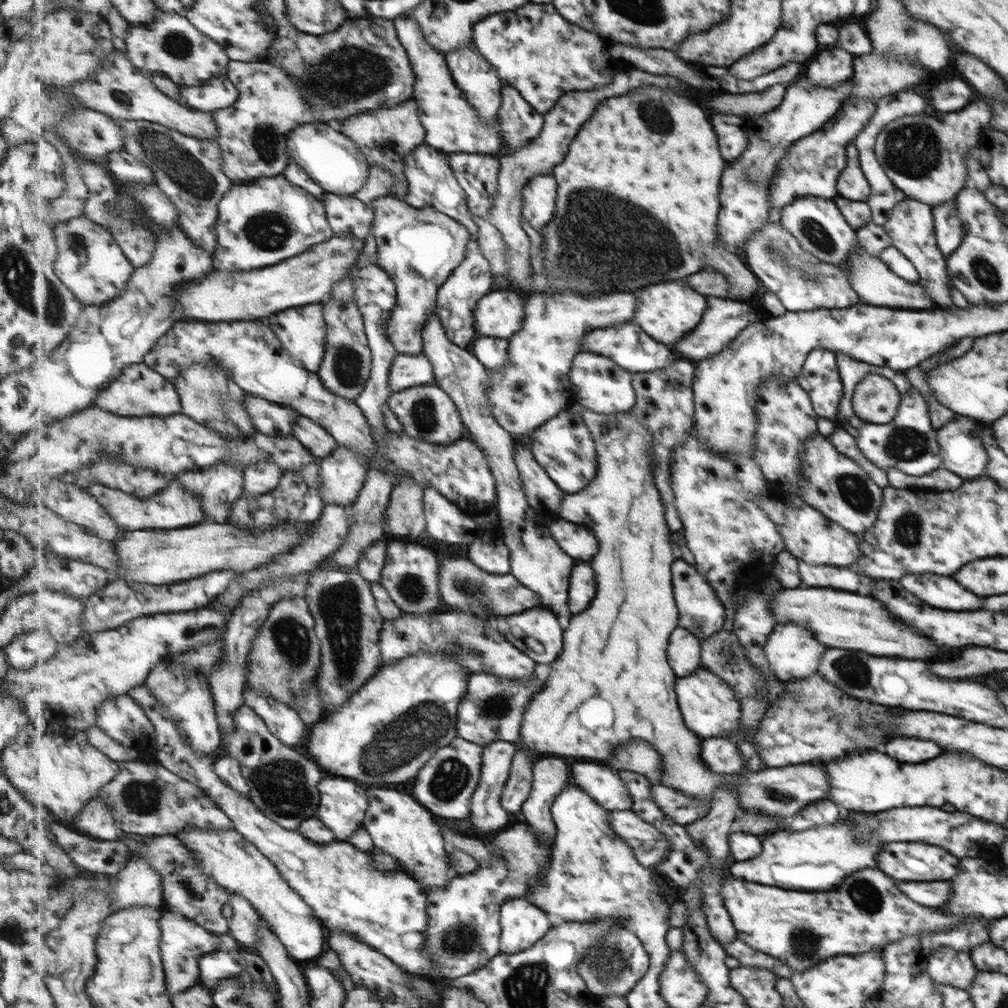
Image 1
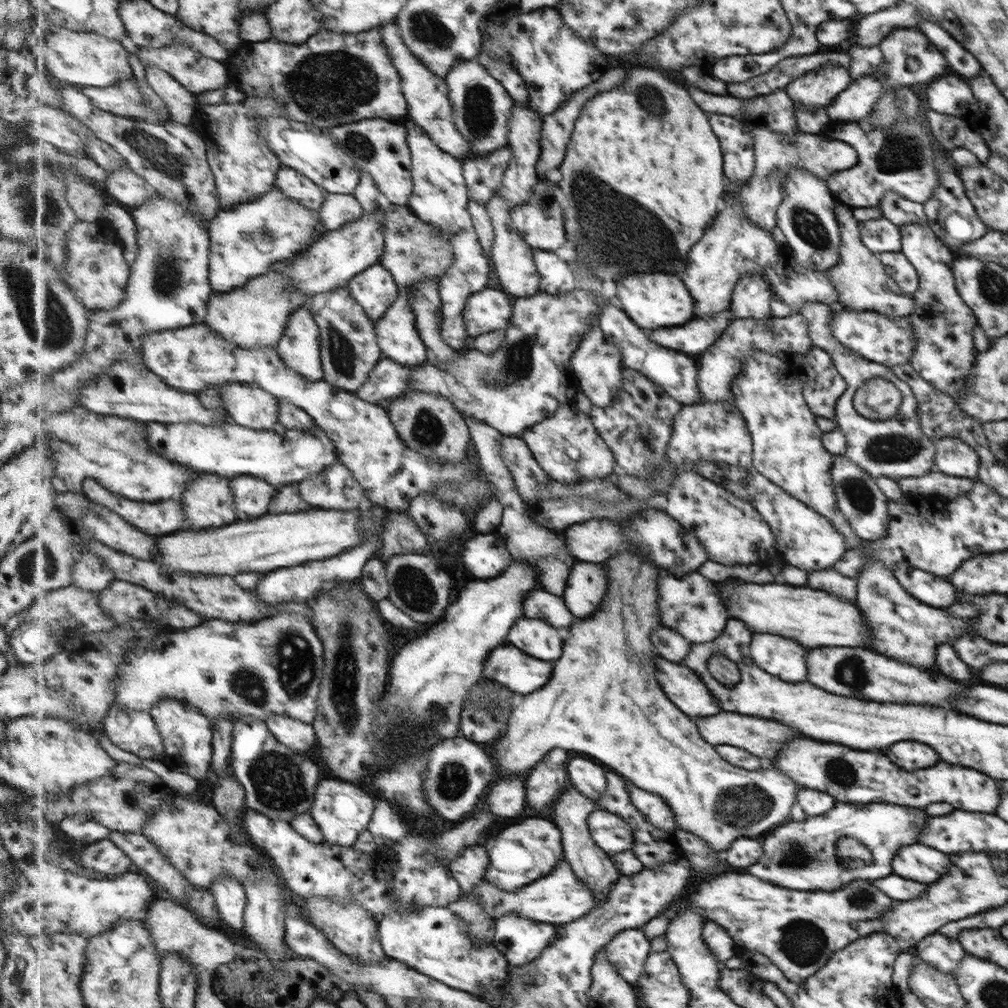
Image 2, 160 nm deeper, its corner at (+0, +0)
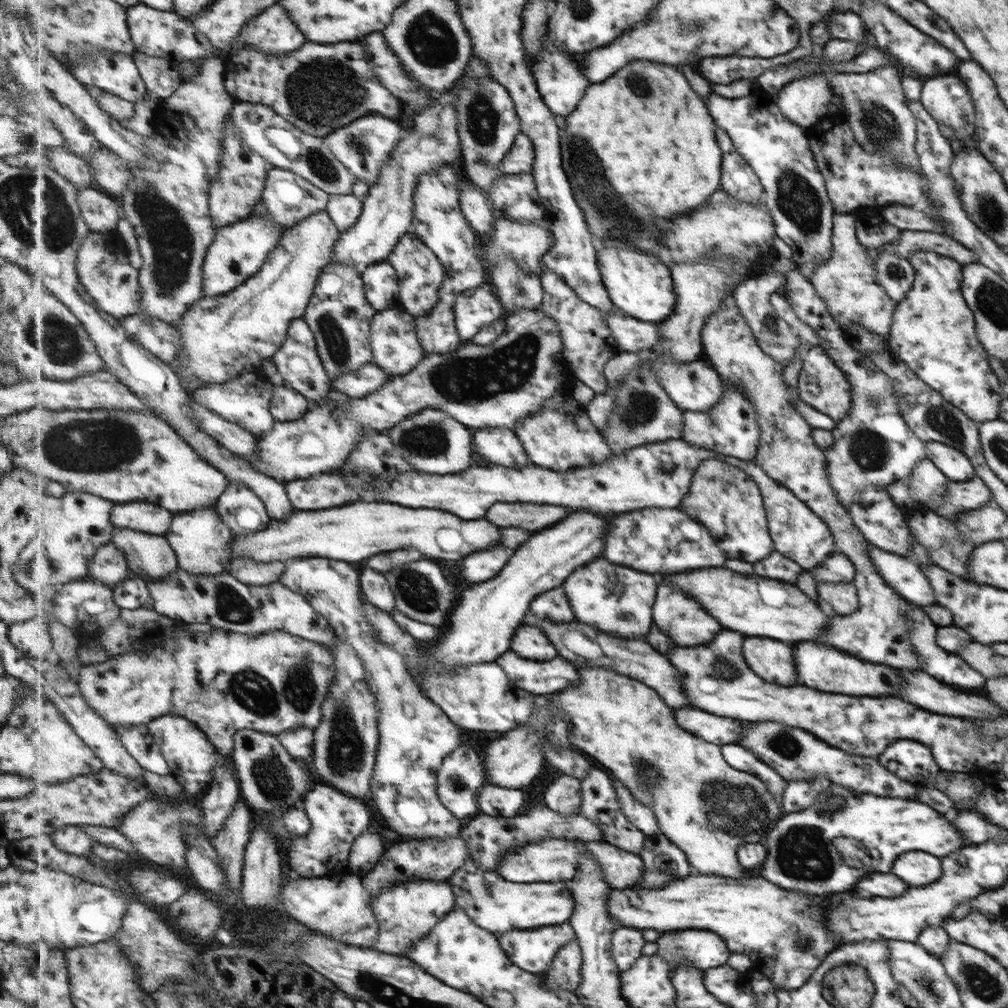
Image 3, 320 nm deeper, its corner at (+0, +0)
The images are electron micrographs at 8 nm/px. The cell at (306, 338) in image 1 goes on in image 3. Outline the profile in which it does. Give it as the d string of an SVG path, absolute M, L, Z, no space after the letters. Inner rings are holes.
M298 318L292 322L287 340L271 359L279 373L283 375L283 379L286 380L286 384L299 391L311 402L328 398L330 392L334 389L333 380L327 375L326 368L320 357L315 333L311 330L305 318Z

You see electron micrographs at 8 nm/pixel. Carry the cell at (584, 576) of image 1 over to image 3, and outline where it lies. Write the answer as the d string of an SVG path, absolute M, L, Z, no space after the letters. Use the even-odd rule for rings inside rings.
M597 560L571 574L564 589L577 620L614 636L633 639L637 636L647 638L651 632L655 623L654 604L658 598L658 588L653 574L643 574L643 571L637 572L631 567L617 566L609 560Z

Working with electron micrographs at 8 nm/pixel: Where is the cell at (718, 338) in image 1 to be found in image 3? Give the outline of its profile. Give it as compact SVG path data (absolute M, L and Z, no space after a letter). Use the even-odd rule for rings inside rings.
M620 309L614 313L605 313L605 317L610 331L623 351L642 351L654 347L660 341L657 323L633 318L622 313Z

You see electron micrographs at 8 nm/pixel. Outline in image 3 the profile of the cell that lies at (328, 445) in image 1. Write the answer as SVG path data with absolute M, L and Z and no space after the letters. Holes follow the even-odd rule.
M274 385L274 398L271 401L271 412L281 421L302 419L312 407L312 402L299 391L285 385Z

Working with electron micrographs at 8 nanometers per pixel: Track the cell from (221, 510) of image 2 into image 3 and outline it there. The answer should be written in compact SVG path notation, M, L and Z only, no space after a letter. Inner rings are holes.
M205 506L193 512L176 514L171 528L165 537L178 554L178 568L182 568L189 574L223 574L228 572L233 554L232 542L235 534L222 514L218 506Z

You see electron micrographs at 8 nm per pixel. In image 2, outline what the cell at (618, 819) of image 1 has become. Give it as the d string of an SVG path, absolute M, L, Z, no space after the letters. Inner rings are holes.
M597 808L588 818L595 843L611 856L635 850L634 829L622 815Z

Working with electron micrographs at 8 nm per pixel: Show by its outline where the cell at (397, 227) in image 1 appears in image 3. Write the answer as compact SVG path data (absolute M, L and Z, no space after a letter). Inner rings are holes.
M400 306L380 312L379 315L373 317L370 339L374 350L373 363L393 378L411 373L428 356L418 337L415 316L409 315Z

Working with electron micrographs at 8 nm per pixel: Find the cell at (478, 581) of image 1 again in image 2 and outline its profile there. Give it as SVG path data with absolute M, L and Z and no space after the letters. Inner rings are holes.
M543 588L526 594L524 612L527 618L547 618L553 626L559 628L571 626L579 618L572 614L562 596L553 594ZM573 620L573 622L571 622Z

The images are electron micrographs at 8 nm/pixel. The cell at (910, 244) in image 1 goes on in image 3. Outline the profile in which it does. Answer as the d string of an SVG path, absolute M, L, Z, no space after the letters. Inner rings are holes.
M917 250L911 253L907 260L914 272L913 282L911 282L910 292L905 298L896 302L891 313L891 324L887 336L888 348L919 379L938 392L947 402L962 410L967 418L977 423L999 418L1002 400L1001 386L987 362L988 355L977 340L973 313L965 305L959 290L962 265L929 250Z

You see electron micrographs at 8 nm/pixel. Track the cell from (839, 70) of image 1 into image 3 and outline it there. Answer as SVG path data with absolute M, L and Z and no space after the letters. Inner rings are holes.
M807 75L783 85L770 97L789 122L806 129L826 116L829 101L834 99L829 75Z

